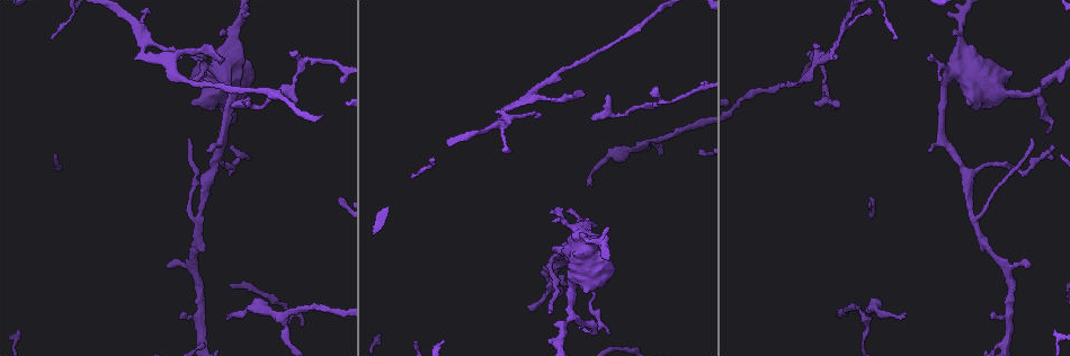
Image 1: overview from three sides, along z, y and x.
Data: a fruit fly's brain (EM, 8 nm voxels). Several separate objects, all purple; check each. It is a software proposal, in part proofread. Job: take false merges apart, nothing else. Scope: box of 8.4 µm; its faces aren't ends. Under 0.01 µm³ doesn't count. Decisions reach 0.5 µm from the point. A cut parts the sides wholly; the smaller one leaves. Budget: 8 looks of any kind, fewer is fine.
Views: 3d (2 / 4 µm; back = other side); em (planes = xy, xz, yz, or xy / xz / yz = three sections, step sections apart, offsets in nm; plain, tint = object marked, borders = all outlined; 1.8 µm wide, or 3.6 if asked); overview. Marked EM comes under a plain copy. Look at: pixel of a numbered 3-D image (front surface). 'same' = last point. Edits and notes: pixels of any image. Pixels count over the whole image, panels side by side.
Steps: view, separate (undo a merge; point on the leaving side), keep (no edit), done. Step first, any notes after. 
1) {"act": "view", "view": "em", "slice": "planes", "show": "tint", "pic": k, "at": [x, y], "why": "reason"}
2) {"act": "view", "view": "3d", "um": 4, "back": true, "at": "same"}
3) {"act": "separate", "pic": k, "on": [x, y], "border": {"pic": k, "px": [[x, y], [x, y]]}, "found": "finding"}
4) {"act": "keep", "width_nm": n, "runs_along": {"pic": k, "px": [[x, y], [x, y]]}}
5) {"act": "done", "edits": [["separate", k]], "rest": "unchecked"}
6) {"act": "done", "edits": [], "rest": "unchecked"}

{"act": "view", "view": "em", "um": 3.6, "slice": "planes", "show": "tint", "pic": 1, "at": [211, 92], "why": "sudden change in width"}

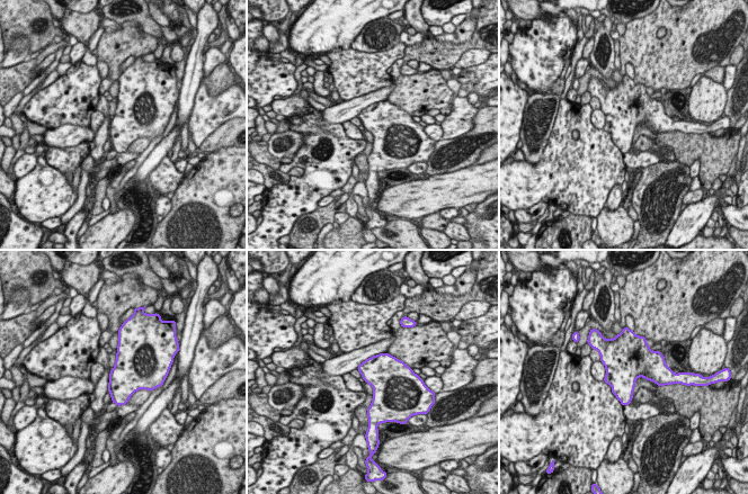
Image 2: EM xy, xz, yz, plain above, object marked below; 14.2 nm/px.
{"act": "keep", "found": "all the same neuron"}

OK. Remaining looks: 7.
{"act": "view", "view": "3d", "um": 2, "back": true, "pic": 1, "at": [536, 94], "why": "three arms meet"}

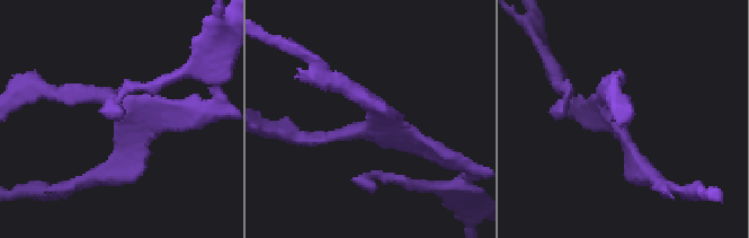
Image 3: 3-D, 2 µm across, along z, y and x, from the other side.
{"act": "view", "view": "em", "slice": "yz", "step": 8, "show": "tint", "pic": 3, "at": [125, 116], "why": "shape alone is not enough"}

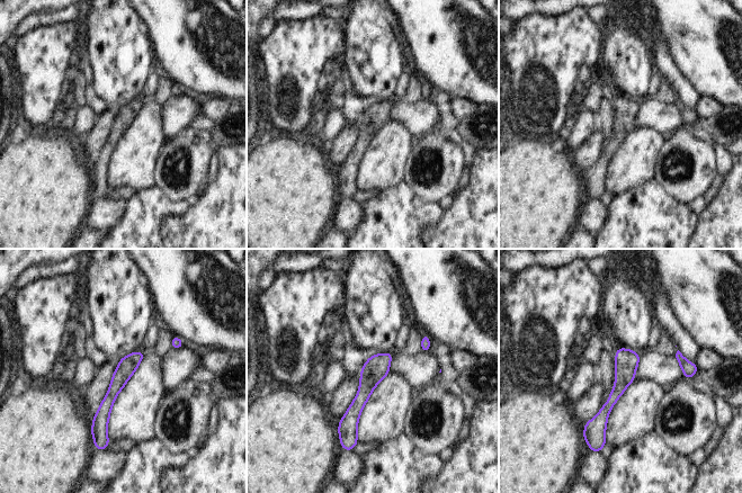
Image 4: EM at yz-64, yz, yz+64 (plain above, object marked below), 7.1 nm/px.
{"act": "view", "view": "em", "slice": "planes", "show": "tint", "at": "same"}

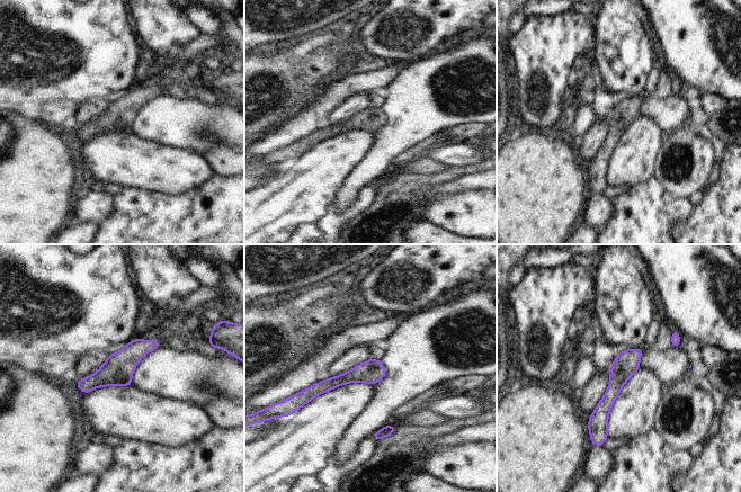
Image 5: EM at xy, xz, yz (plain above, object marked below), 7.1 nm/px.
{"act": "keep", "runs_along": {"pic": 5, "px": [[639, 351], [621, 370], [599, 434]]}, "found": "all the same neuron"}

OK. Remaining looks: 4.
{"act": "view", "view": "em", "slice": "planes", "show": "tint", "pic": 1, "at": [867, 317], "why": "calibre changes"}

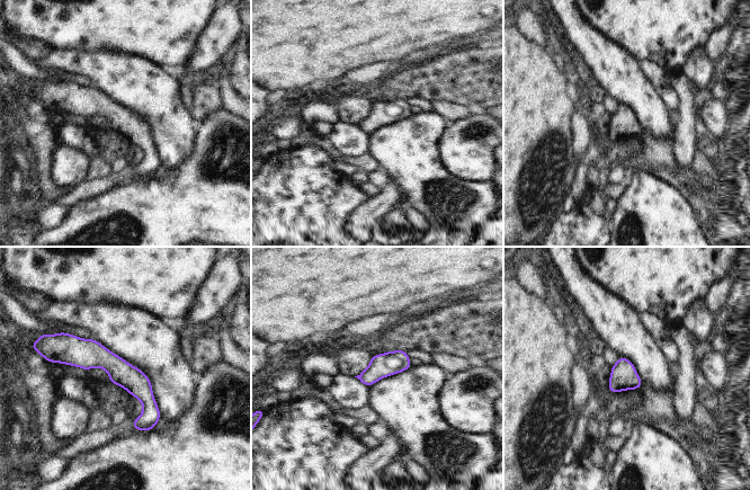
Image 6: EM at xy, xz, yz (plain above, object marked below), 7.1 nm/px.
{"act": "keep", "width_nm": 160, "found": "continuous, no second neuron"}

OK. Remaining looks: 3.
{"act": "done", "edits": [], "rest": "unchecked"}

